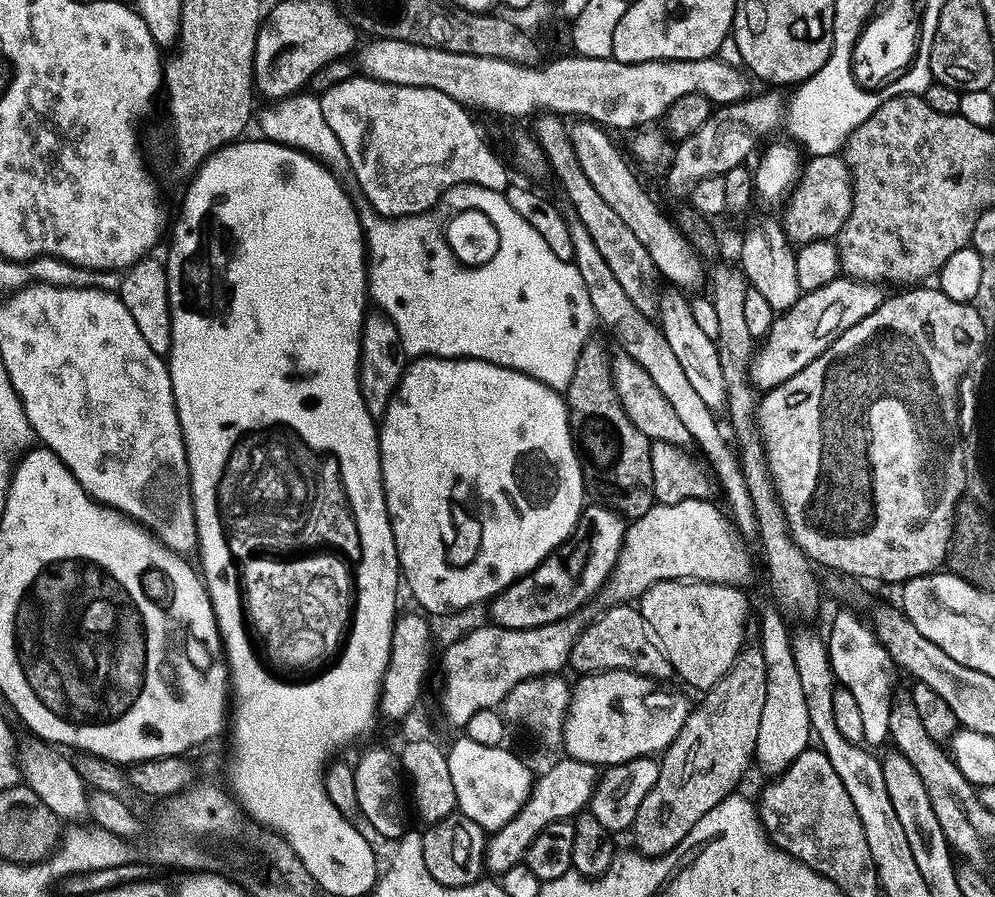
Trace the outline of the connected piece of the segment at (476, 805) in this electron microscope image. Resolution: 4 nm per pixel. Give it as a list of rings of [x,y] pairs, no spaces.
[[[465,734],[460,738],[446,752],[459,815],[478,822],[478,826],[485,830],[506,826],[506,822],[510,822],[510,818],[514,818],[514,814],[518,814],[518,810],[522,810],[528,800],[534,783],[534,772],[514,753],[507,752],[507,747],[483,745],[472,741]]]

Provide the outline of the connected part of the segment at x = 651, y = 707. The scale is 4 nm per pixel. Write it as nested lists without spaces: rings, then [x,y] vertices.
[[[609,668],[602,672],[589,672],[579,677],[580,681],[574,684],[571,689],[572,700],[568,703],[568,716],[564,719],[564,730],[562,733],[562,739],[564,739],[564,748],[569,757],[573,760],[581,760],[582,762],[590,762],[597,766],[611,766],[613,764],[621,764],[627,760],[633,760],[639,756],[655,757],[657,754],[663,753],[666,748],[671,746],[674,742],[675,736],[680,730],[682,730],[683,723],[686,722],[687,716],[690,711],[690,703],[679,692],[678,689],[664,688],[665,686],[659,680],[653,680],[650,676],[639,676],[637,672],[627,672],[621,668]]]

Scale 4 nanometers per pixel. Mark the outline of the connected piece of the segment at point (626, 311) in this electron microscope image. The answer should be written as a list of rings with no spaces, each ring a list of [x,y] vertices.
[[[566,202],[561,205],[563,220],[567,222],[570,230],[570,240],[572,248],[572,262],[582,276],[583,284],[587,286],[587,293],[590,295],[592,310],[599,323],[608,324],[614,328],[616,338],[622,346],[621,351],[632,358],[643,370],[654,380],[658,390],[670,406],[677,411],[678,418],[682,421],[682,426],[689,431],[693,443],[711,458],[710,466],[718,478],[718,482],[726,496],[730,506],[730,516],[737,530],[737,533],[755,543],[759,539],[757,530],[757,516],[754,514],[753,499],[750,498],[749,487],[746,486],[744,469],[739,458],[730,448],[724,438],[714,416],[713,409],[708,408],[702,398],[694,391],[694,386],[687,381],[686,374],[682,366],[678,363],[678,358],[674,355],[674,350],[666,342],[666,338],[659,328],[659,325],[647,314],[644,313],[632,302],[626,290],[618,283],[618,278],[614,277],[614,272],[607,265],[602,254],[598,253],[598,248],[594,245],[594,240],[590,237],[589,230],[583,225],[576,208],[572,203]]]

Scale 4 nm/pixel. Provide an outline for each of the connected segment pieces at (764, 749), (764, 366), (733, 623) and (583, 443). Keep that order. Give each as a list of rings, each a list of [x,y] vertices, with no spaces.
[[[764,590],[756,608],[760,622],[758,643],[764,656],[766,666],[766,697],[760,717],[758,738],[755,744],[756,764],[769,776],[777,776],[792,764],[798,754],[807,749],[812,742],[812,731],[808,718],[808,709],[802,685],[796,668],[791,642],[791,631],[788,630],[779,604],[772,597],[771,591]]]
[[[837,278],[826,282],[826,286],[818,290],[800,295],[794,306],[773,319],[763,345],[765,348],[755,353],[755,383],[769,384],[770,387],[776,388],[787,380],[795,381],[800,371],[810,366],[810,362],[814,362],[814,358],[824,353],[837,338],[845,335],[850,326],[862,322],[862,318],[878,310],[878,306],[886,299],[886,292],[878,285],[880,284],[865,282],[863,279]]]
[[[663,580],[644,591],[638,601],[638,607],[649,633],[654,637],[664,657],[672,664],[672,671],[681,676],[692,688],[707,690],[730,670],[736,655],[746,644],[744,623],[750,614],[750,604],[744,598],[739,587],[730,584],[711,584],[705,580]]]
[[[596,338],[589,339],[588,343],[582,346],[578,354],[578,362],[574,366],[574,378],[566,389],[567,410],[571,427],[578,437],[578,448],[582,453],[583,463],[590,473],[591,483],[593,480],[600,487],[601,494],[605,496],[601,497],[621,516],[634,521],[657,503],[652,469],[653,441],[649,440],[646,434],[642,434],[642,430],[638,430],[634,422],[630,422],[626,410],[620,404],[616,384],[612,380],[612,359],[610,353],[608,354]]]

